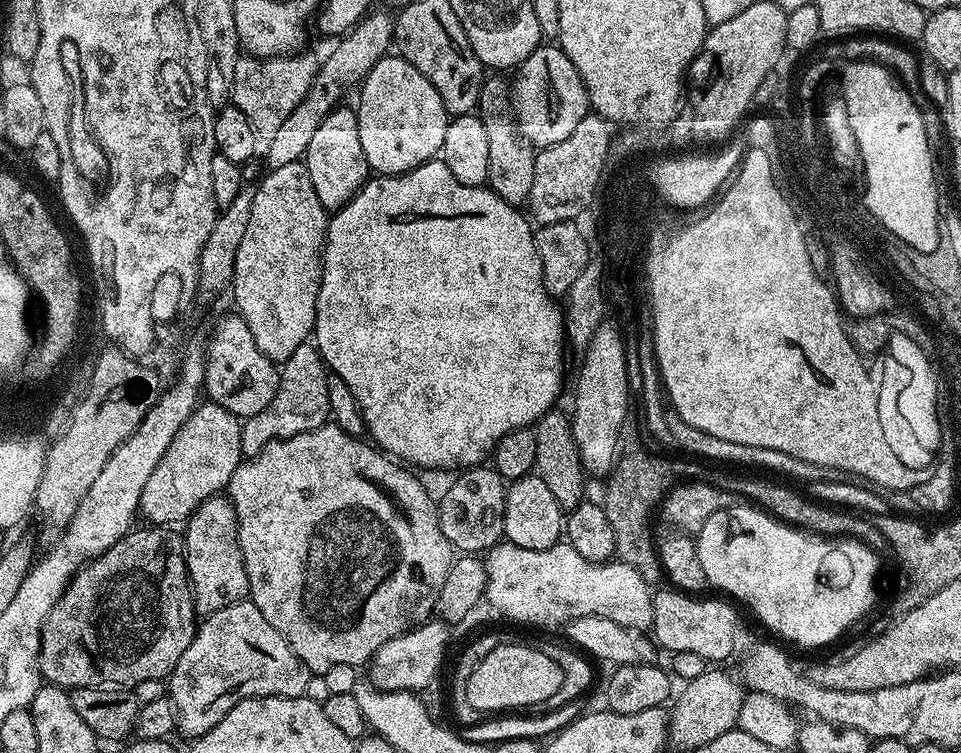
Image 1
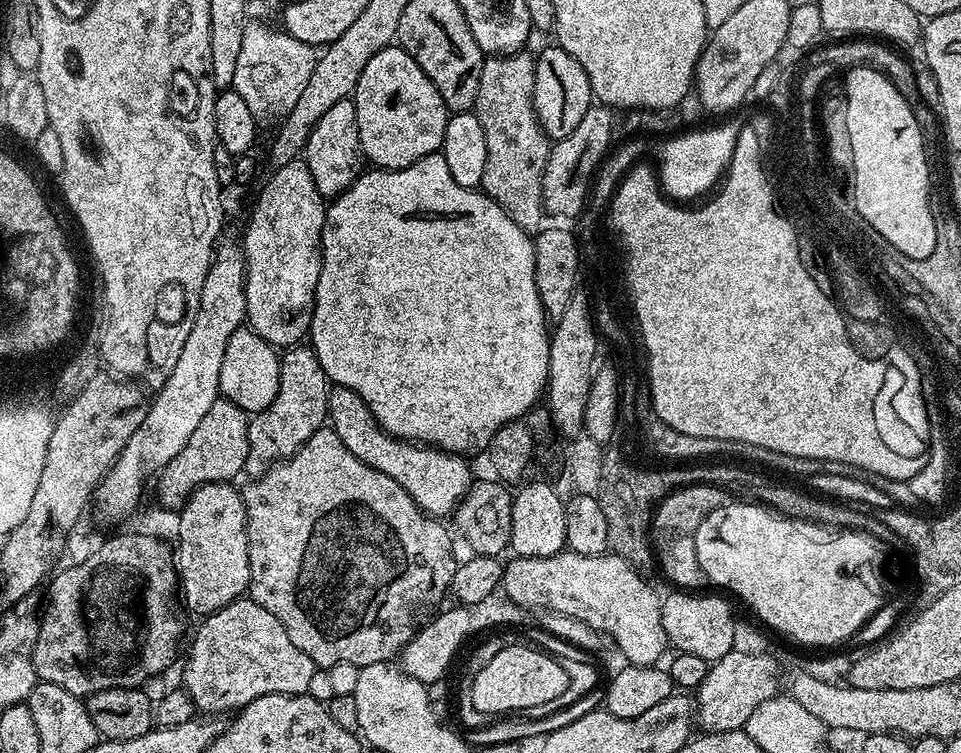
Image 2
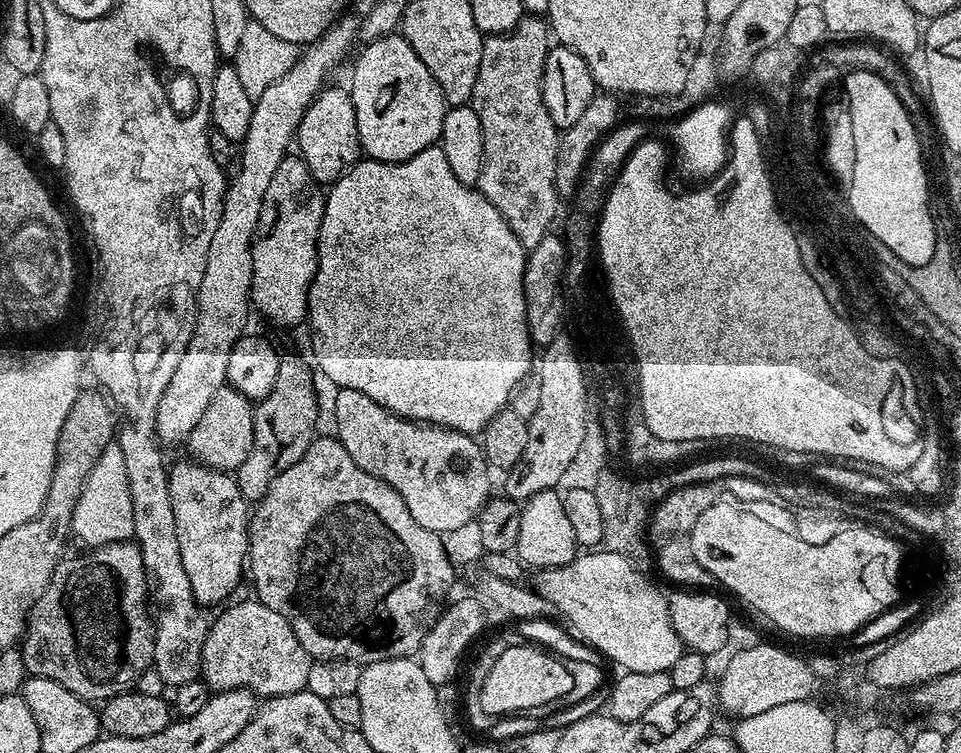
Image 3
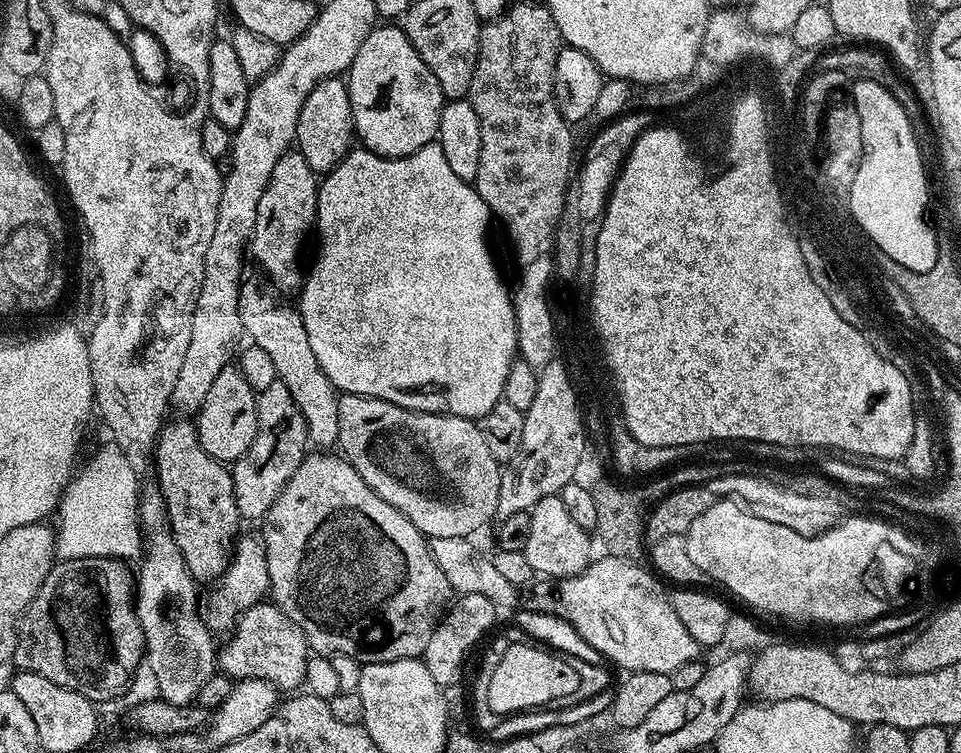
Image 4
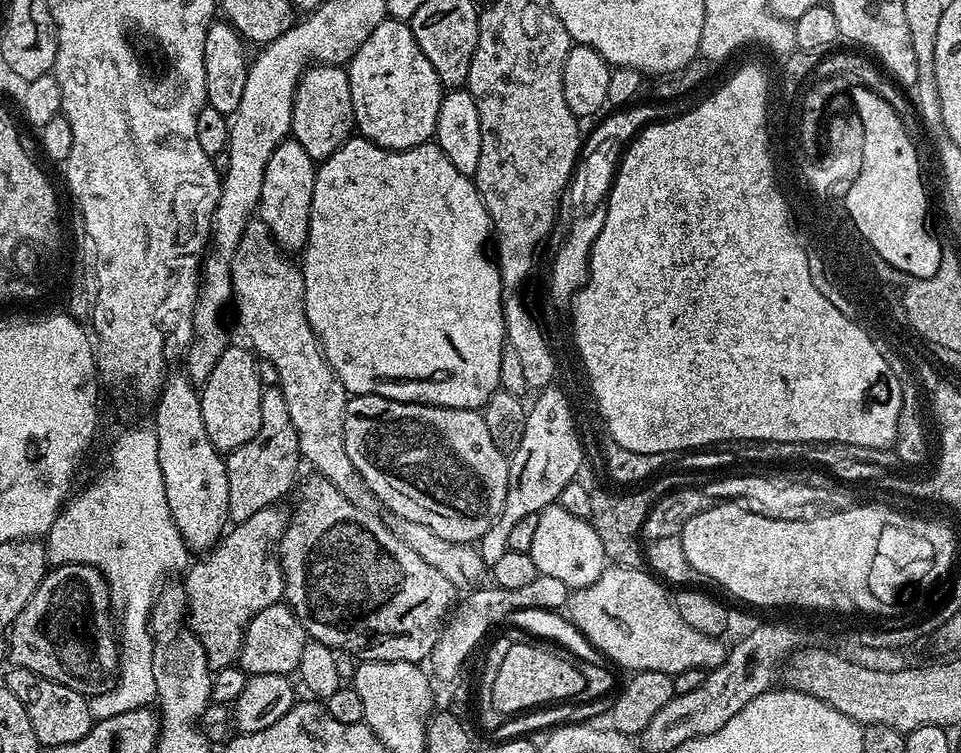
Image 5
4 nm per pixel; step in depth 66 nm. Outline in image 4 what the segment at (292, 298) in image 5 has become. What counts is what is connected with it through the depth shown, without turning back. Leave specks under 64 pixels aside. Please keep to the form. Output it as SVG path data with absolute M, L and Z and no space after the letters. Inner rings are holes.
M251 278L241 283L240 317L247 339L266 351L267 356L274 362L278 379L290 390L298 410L304 416L309 441L317 449L331 449L338 441L337 389L318 366L318 358L314 358L314 350L310 350L310 338L306 338L306 326L299 311L293 305L291 308L290 305L283 304L280 301L283 299L279 295L265 288L255 284Z

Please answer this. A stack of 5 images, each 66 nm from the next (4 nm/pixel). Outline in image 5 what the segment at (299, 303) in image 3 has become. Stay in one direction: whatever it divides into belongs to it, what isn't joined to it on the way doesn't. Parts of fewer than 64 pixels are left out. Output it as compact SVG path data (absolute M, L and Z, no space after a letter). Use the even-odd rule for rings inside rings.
M294 139L283 140L270 154L270 162L266 162L266 174L262 178L262 194L258 205L258 218L270 230L276 245L285 253L299 253L308 241L310 226L310 198L314 194L314 178L317 161L302 150L302 146Z

